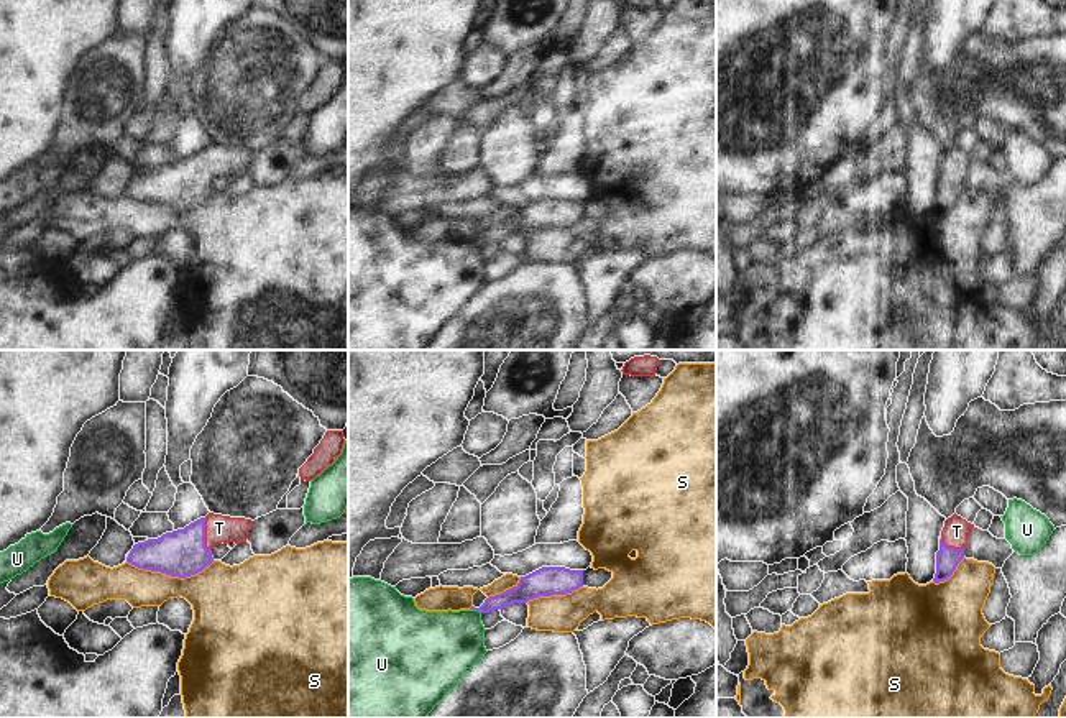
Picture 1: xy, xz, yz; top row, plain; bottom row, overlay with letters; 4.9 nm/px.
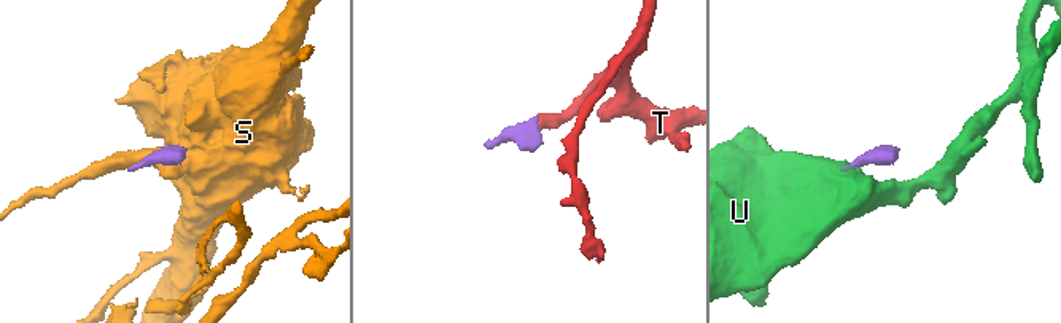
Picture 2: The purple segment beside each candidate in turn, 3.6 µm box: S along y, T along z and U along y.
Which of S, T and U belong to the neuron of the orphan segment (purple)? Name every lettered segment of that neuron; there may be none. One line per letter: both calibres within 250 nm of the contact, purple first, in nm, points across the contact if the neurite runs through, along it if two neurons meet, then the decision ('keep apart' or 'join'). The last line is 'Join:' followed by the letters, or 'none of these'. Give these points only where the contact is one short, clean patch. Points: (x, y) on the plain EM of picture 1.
S: 240/260 nm | keep apart
T: 240/130 nm | across xy (183, 184), (204, 166), (219, 160) | join
U: 90/360 nm | along xz (470, 240), (482, 243) | keep apart
Join: T

